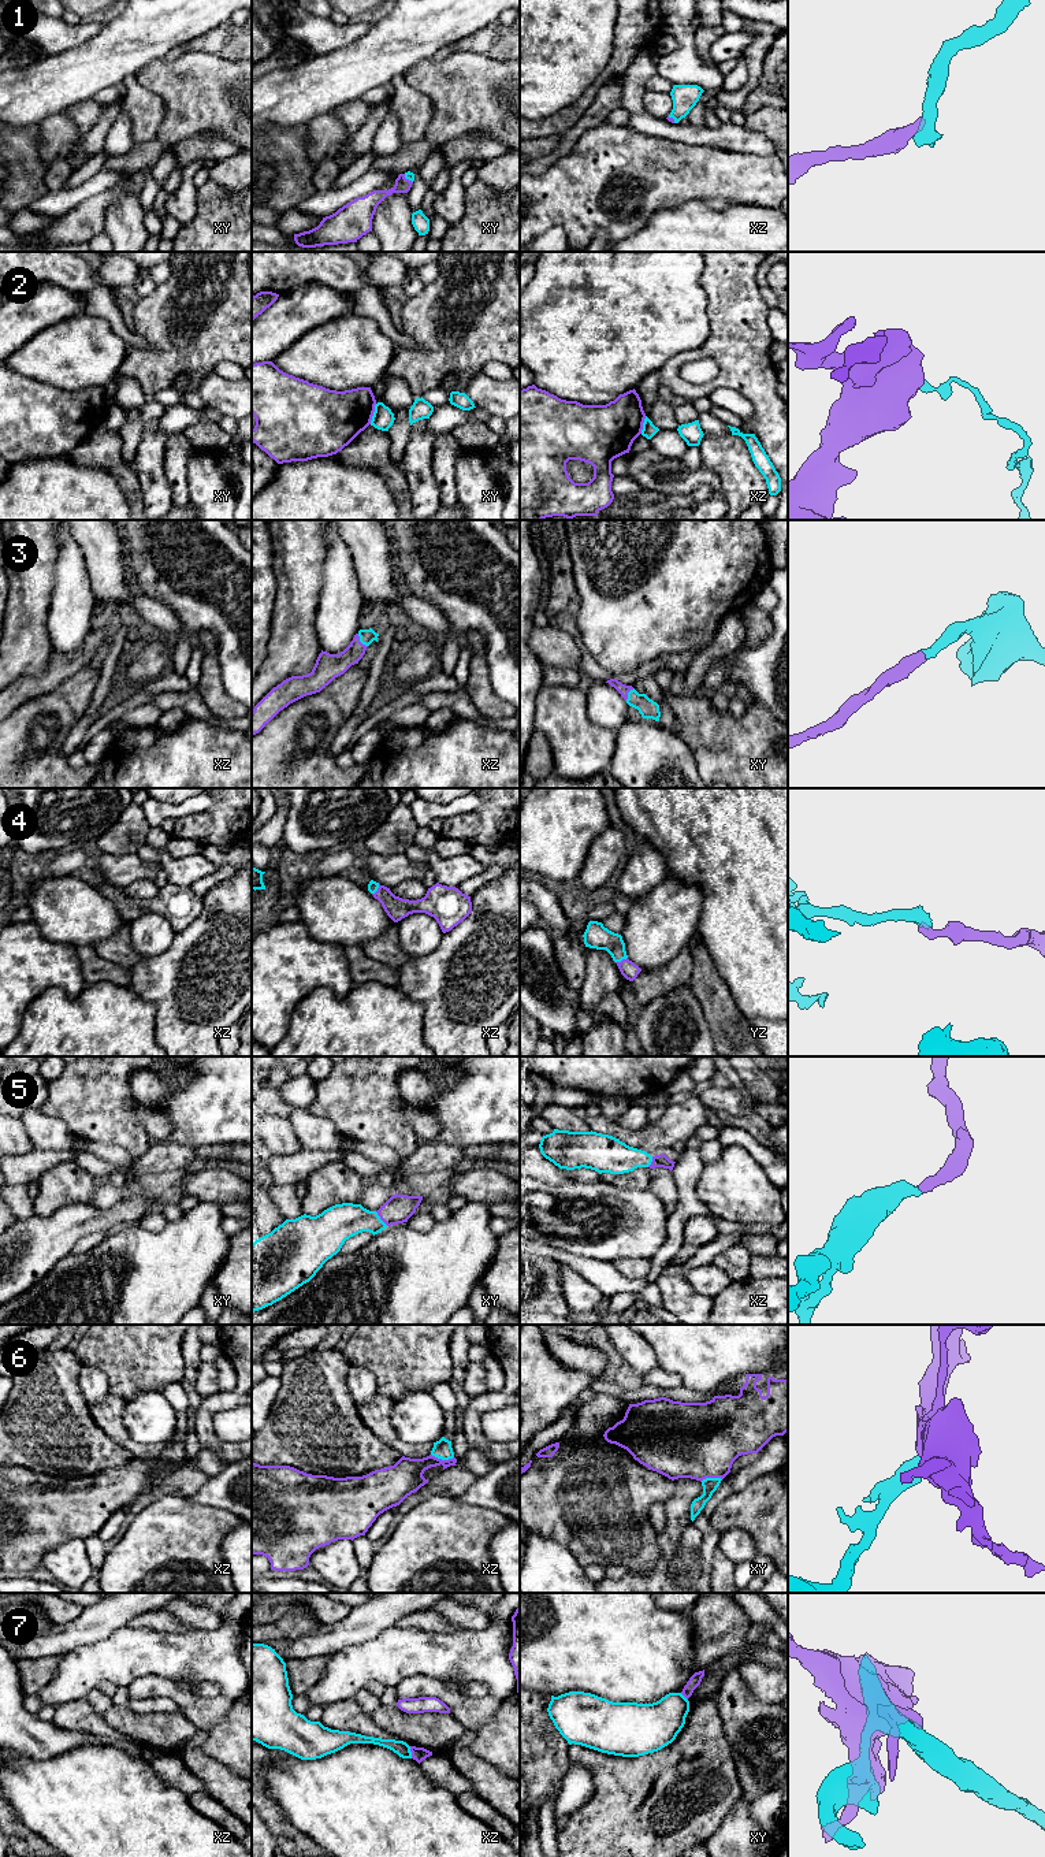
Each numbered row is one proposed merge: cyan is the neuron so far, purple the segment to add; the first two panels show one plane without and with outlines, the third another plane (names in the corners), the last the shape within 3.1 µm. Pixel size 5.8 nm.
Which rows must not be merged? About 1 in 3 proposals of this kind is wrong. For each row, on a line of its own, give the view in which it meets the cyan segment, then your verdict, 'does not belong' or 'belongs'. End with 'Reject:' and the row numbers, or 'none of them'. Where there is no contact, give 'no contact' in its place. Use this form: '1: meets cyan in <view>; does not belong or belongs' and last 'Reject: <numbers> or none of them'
1: meets cyan in xy; belongs
2: meets cyan in xy; does not belong
3: meets cyan in xz; belongs
4: meets cyan in yz; belongs
5: meets cyan in xy; belongs
6: meets cyan in xz; belongs
7: meets cyan in xz; does not belong
Reject: 2, 7

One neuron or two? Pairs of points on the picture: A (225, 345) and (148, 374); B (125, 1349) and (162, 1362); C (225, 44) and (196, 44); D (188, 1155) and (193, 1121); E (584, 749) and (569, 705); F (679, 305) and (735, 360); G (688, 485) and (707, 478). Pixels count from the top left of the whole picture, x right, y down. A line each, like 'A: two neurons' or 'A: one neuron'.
A: one neuron
B: one neuron
C: one neuron
D: two neurons
E: one neuron
F: two neurons
G: one neuron

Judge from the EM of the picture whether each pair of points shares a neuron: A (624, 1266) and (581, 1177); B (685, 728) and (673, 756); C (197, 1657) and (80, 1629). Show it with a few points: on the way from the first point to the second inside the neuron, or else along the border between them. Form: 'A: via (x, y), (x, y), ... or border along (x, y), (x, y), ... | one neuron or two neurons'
A: border along (650, 1258), (616, 1258), (612, 1262) | two neurons
B: border along (670, 730), (690, 747), (698, 765) | two neurons
C: border along (126, 1626), (114, 1630), (104, 1638), (78, 1648) | two neurons

